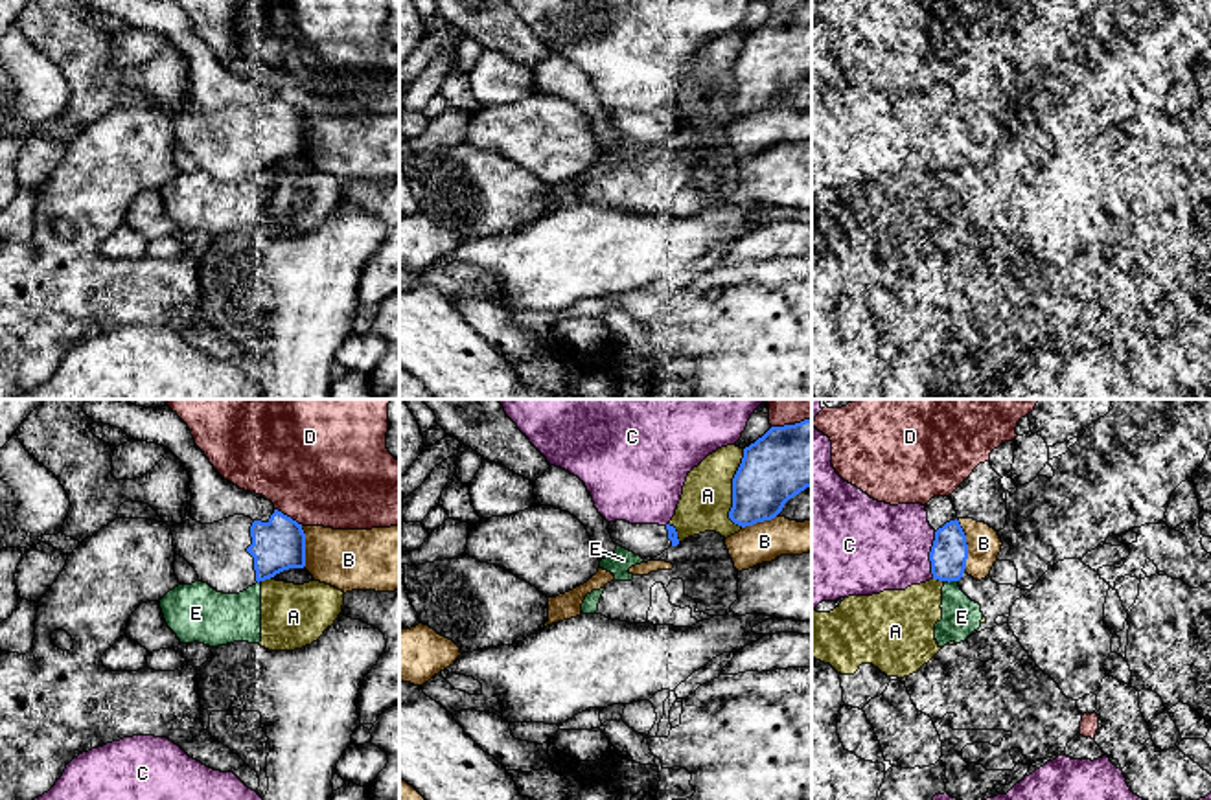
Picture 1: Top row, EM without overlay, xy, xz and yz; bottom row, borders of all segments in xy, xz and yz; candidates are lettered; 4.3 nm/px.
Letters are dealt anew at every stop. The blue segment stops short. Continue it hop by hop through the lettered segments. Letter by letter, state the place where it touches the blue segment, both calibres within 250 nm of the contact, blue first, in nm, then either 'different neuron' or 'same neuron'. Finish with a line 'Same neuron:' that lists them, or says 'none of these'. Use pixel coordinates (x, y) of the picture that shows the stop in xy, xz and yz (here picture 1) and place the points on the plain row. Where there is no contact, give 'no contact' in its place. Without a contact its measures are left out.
A: meets blue in xz at (733, 76); 300 nm thick on the blue side, 220 nm on the other; different neuron
B: meets blue in yz at (967, 135); 160 nm thick on the blue side, 140 nm on the other; different neuron
C: meets blue in yz at (930, 144); 160 nm thick on the blue side, 400 nm on the other; different neuron
D: meets blue in xy at (289, 105); 220 nm thick on the blue side, 500 nm on the other; different neuron
E: meets blue in yz at (952, 168); 160 nm thick on the blue side, 170 nm on the other; different neuron
Same neuron: none of these

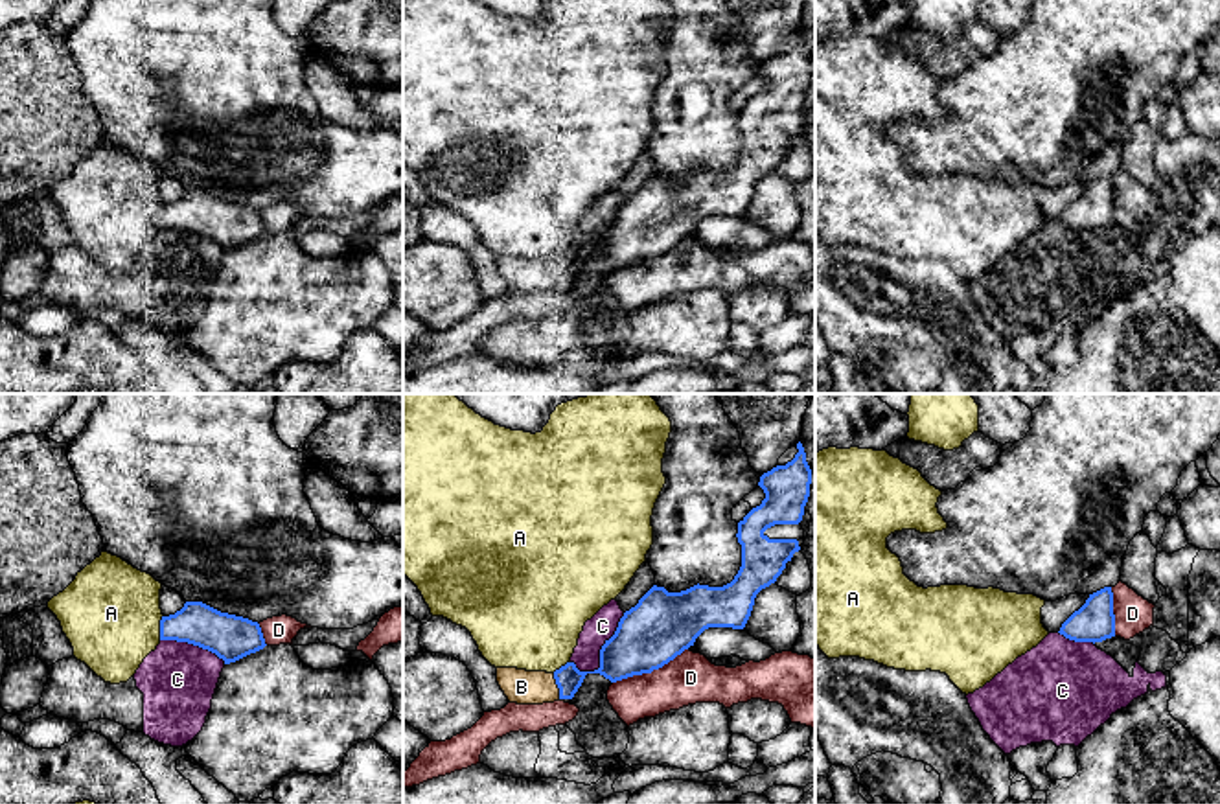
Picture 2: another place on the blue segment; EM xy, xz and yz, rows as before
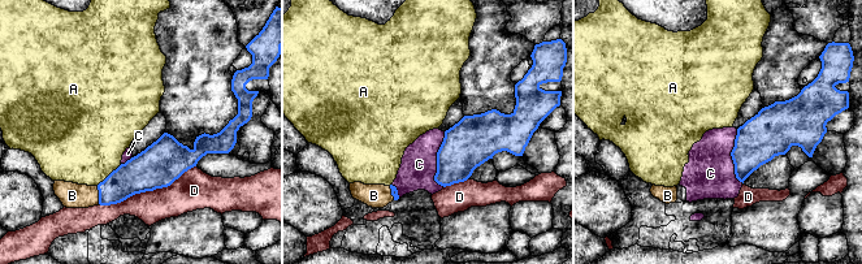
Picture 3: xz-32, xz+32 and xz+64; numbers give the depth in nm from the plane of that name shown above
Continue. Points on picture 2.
A: meets blue in xy at (161, 216); 190 nm thick on the blue side, 440 nm on the other; different neuron
B: meets blue in xz at (558, 275); 110 nm thick on the blue side, 150 nm on the other; same neuron
C: meets blue in xz at (600, 238); 280 nm thick on the blue side, 120 nm on the other; different neuron
D: meets blue in xz at (650, 260); 300 nm thick on the blue side, 220 nm on the other; different neuron
Same neuron: B

